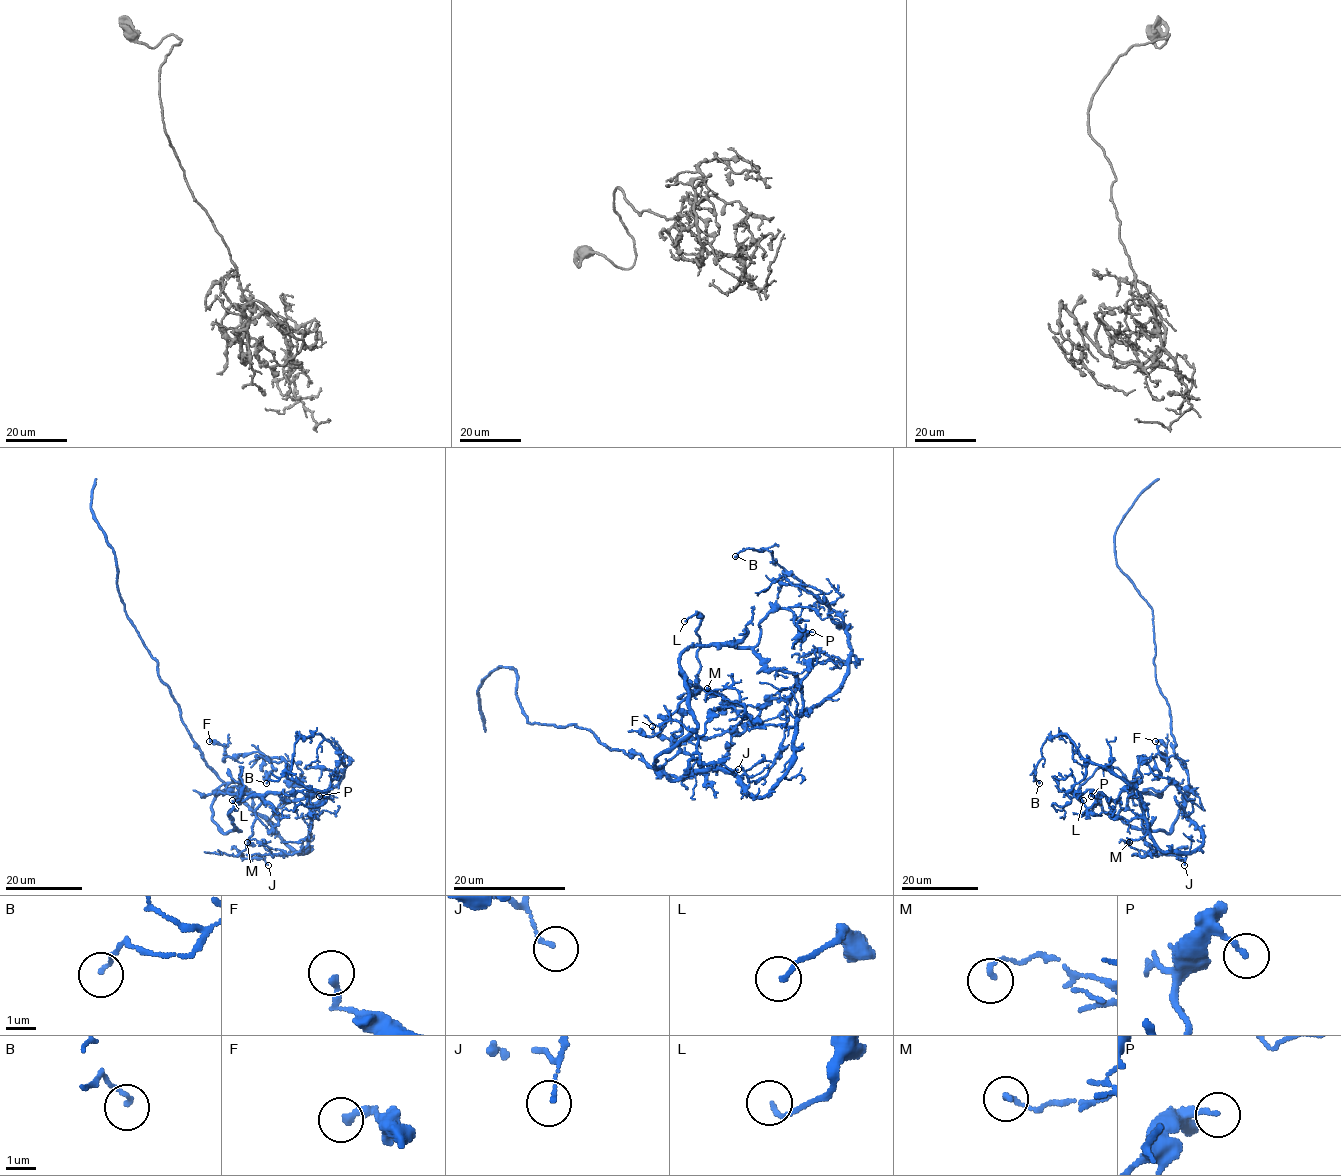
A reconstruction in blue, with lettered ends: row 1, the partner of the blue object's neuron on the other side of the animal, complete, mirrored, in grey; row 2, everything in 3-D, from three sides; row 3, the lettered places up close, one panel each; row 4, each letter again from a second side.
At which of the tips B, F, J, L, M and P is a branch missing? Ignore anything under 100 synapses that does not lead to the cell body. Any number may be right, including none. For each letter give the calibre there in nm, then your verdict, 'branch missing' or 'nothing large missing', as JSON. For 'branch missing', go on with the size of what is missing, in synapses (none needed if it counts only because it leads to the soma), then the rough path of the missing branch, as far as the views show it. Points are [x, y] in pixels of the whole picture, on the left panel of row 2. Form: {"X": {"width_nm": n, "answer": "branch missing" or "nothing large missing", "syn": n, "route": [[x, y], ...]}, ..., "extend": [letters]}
{"B": {"width_nm": 130, "answer": "nothing large missing"}, "F": {"width_nm": 240, "answer": "nothing large missing"}, "J": {"width_nm": 130, "answer": "nothing large missing"}, "L": {"width_nm": 160, "answer": "nothing large missing"}, "M": {"width_nm": 150, "answer": "nothing large missing"}, "P": {"width_nm": 170, "answer": "nothing large missing"}, "extend": []}

